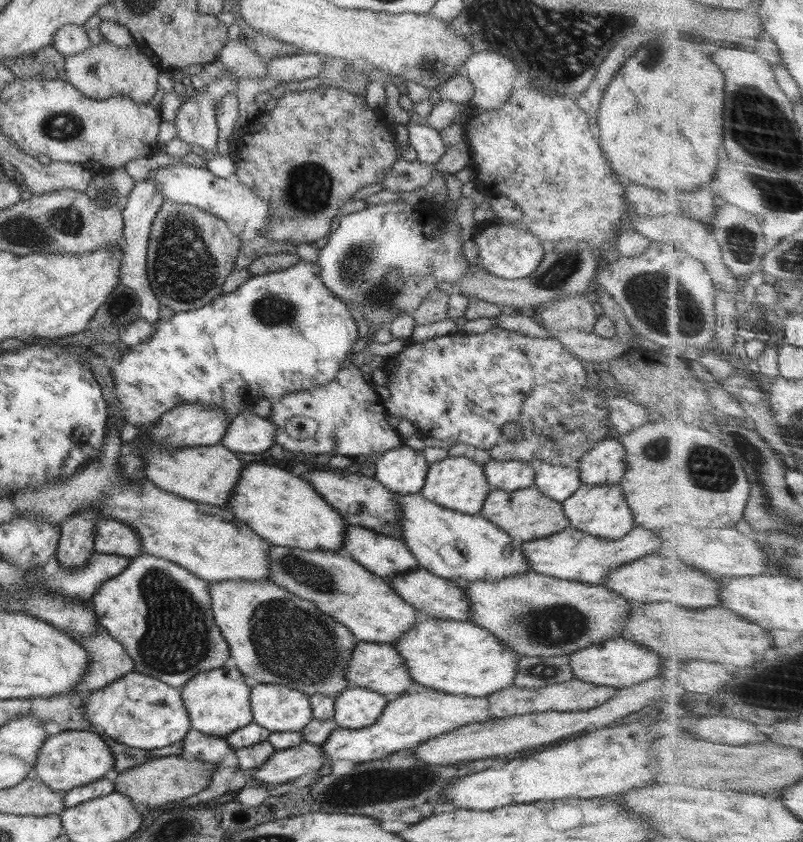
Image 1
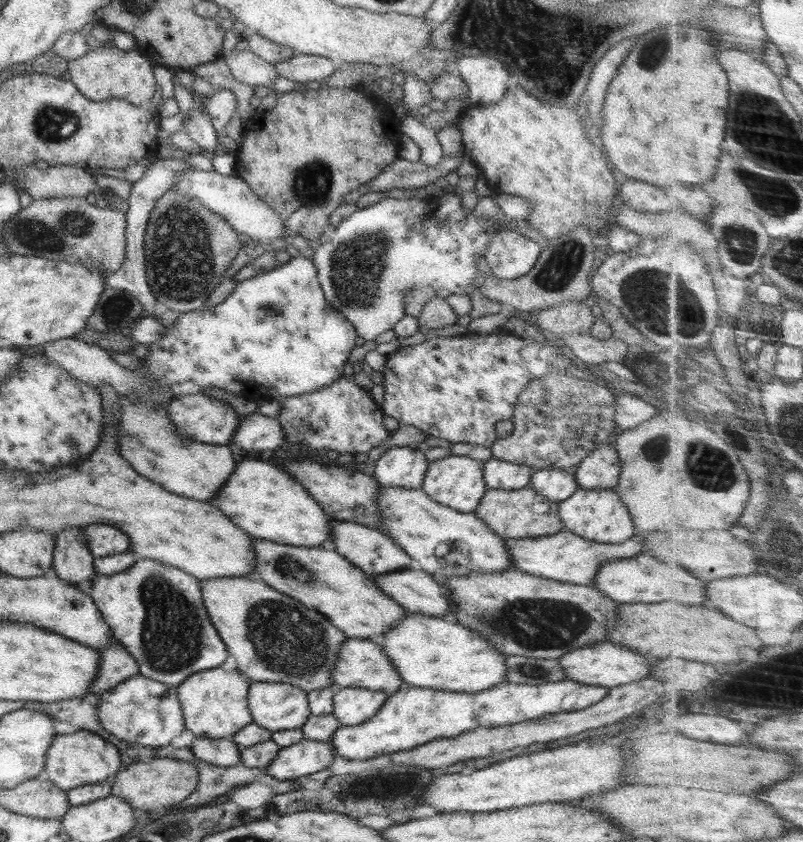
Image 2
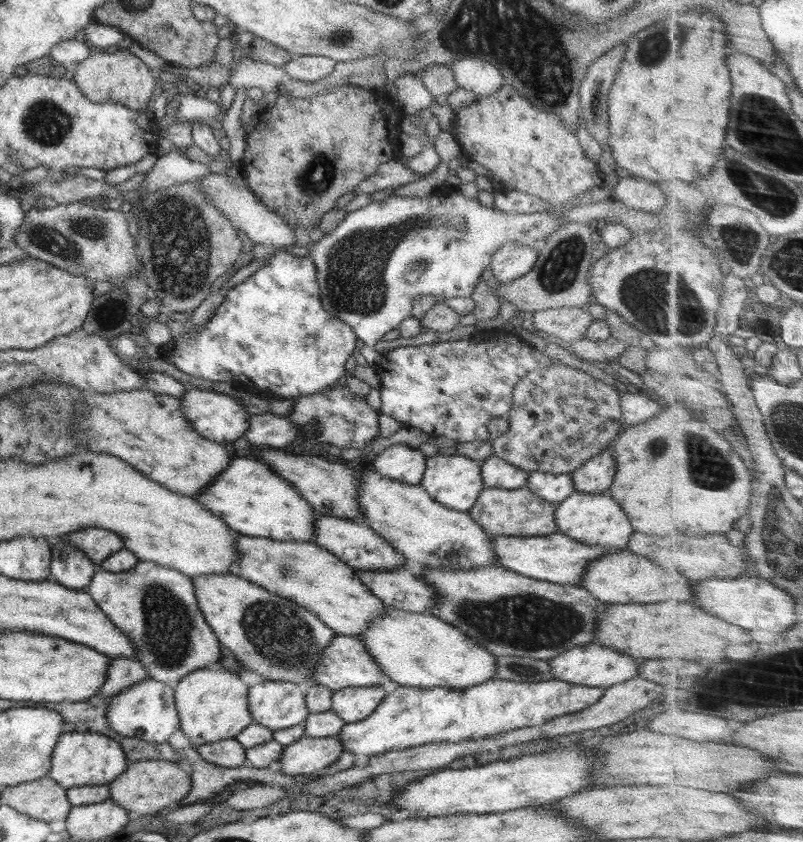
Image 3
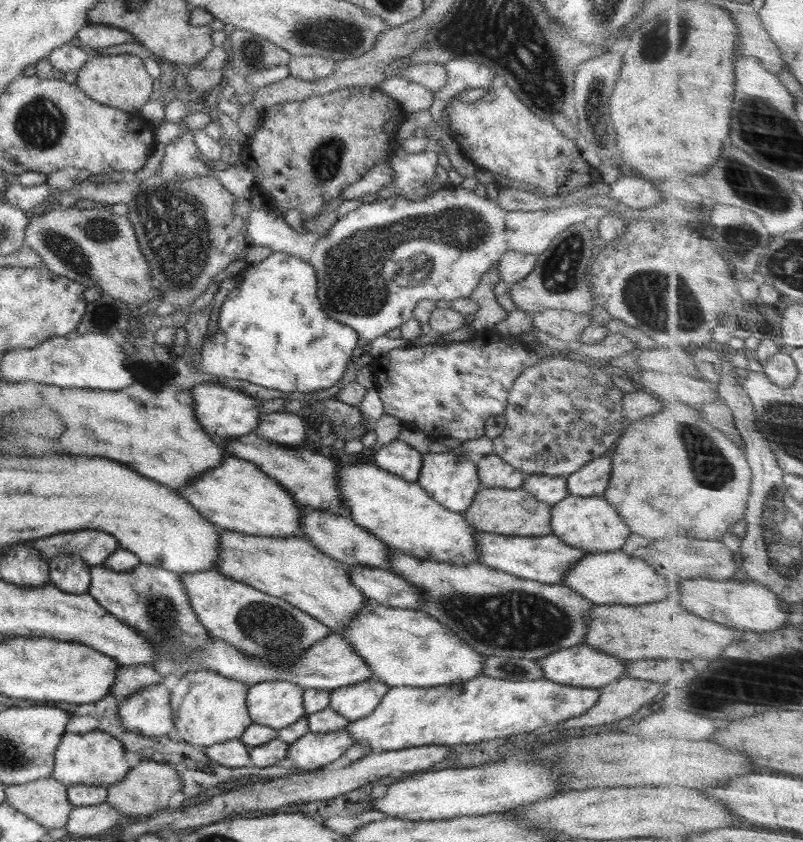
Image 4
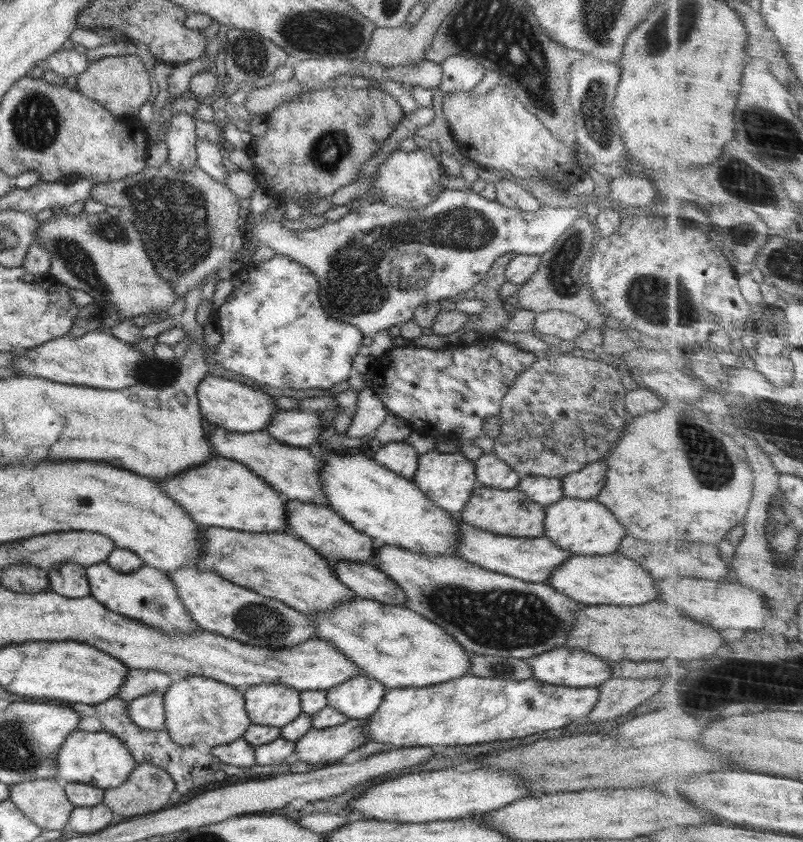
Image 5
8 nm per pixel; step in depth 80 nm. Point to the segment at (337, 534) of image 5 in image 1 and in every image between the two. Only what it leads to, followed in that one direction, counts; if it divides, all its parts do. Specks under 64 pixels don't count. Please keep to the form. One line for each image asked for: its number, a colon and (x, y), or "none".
1: (385, 556)
2: (370, 549)
3: (356, 544)
4: (339, 537)

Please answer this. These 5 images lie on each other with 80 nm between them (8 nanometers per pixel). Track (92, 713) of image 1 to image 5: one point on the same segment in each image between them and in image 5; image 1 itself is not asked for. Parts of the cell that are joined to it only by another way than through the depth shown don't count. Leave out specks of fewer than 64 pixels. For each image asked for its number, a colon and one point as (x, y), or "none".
2: (140, 710)
3: (146, 710)
4: (147, 712)
5: (147, 712)

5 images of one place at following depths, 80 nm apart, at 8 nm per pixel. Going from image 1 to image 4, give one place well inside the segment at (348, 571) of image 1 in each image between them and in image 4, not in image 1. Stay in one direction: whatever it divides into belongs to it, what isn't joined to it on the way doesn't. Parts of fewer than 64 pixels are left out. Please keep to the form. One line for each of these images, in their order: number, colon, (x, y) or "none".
2: (320, 578)
3: (313, 578)
4: (293, 569)

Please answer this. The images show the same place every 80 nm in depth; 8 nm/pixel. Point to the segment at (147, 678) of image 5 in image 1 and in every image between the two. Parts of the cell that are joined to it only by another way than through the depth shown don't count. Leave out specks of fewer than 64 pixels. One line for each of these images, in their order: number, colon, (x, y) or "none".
1: (109, 661)
2: (116, 665)
3: (122, 672)
4: (129, 679)

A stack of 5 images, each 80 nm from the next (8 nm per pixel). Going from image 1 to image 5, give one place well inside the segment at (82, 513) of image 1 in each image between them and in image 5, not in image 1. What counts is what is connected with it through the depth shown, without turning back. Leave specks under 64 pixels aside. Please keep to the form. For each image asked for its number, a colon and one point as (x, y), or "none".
2: (72, 560)
3: (70, 567)
4: (67, 572)
5: (68, 579)

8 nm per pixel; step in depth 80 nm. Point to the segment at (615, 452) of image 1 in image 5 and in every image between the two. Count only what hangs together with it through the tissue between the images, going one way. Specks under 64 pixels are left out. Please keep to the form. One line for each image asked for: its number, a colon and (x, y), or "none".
2: (601, 469)
3: (596, 475)
4: (591, 480)
5: (585, 484)

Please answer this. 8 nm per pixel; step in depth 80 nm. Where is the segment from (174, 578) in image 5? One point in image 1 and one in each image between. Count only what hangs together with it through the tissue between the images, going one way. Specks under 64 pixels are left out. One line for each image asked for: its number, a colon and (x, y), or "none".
1: (275, 637)
2: (274, 638)
3: (274, 637)
4: (264, 627)

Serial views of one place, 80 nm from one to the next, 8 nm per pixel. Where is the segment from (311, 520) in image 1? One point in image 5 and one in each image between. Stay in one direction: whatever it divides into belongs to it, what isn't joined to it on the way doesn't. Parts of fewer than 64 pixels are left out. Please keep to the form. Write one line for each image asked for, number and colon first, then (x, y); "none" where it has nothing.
2: (265, 501)
3: (252, 499)
4: (236, 495)
5: (220, 492)

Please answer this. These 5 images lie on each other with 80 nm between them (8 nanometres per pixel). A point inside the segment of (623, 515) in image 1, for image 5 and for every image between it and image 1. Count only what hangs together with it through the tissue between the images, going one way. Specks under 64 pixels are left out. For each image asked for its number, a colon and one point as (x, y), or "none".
2: (600, 515)
3: (596, 519)
4: (591, 523)
5: (583, 527)

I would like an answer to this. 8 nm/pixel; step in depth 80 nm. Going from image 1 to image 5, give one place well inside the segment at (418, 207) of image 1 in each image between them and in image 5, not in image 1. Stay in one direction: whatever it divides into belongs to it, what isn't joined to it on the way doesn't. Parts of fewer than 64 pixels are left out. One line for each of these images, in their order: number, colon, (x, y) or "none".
2: (378, 252)
3: (382, 256)
4: (384, 257)
5: (375, 266)

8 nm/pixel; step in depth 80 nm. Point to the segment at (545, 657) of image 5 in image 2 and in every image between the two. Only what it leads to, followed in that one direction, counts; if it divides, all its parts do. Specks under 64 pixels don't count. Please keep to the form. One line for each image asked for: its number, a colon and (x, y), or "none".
2: (606, 664)
3: (594, 665)
4: (580, 665)

